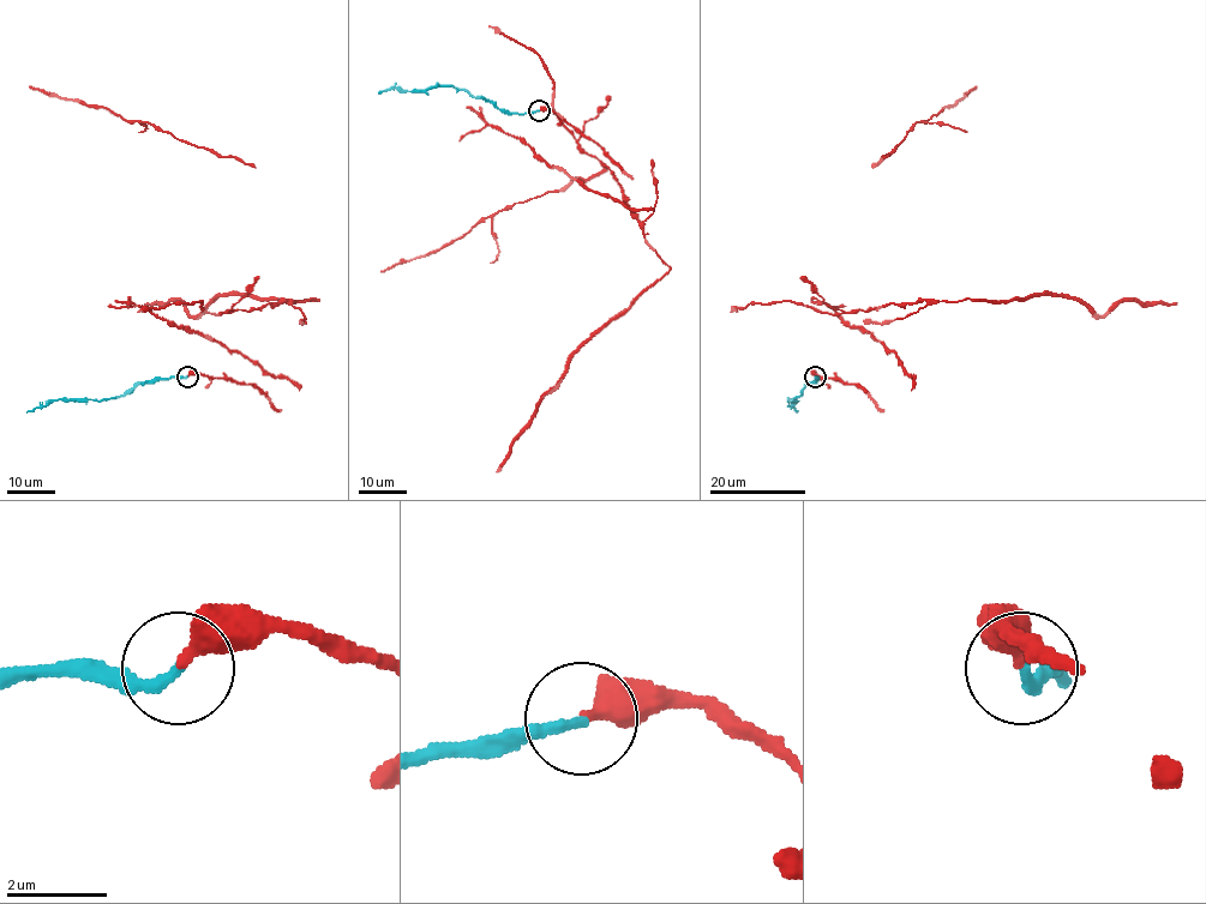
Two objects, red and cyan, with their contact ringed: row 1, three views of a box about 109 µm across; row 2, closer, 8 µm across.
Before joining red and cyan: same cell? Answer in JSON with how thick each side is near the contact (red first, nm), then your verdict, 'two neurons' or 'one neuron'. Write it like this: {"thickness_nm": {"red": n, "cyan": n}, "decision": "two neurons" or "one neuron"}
{"thickness_nm": {"red": 320, "cyan": 220}, "decision": "one neuron"}

